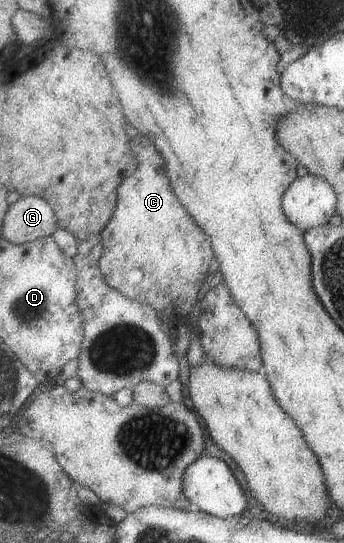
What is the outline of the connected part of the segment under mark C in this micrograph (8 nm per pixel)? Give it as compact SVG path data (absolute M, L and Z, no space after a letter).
M138 133L128 144L138 159L138 171L122 181L118 211L102 230L99 242L105 250L100 268L110 287L134 301L158 307L158 311L164 313L170 313L170 307L176 311L182 309L180 313L184 313L190 305L192 313L200 297L200 285L206 283L210 275L214 247L172 191L166 161L154 143Z

